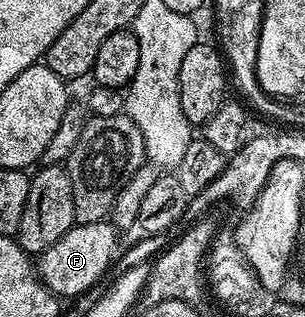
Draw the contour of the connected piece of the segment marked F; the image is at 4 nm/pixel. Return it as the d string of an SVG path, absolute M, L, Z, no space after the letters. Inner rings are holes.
M109 220L95 224L74 224L36 259L37 277L58 299L77 299L94 289L98 285L96 282L108 272L109 265L114 265L119 254L117 237L118 231Z

